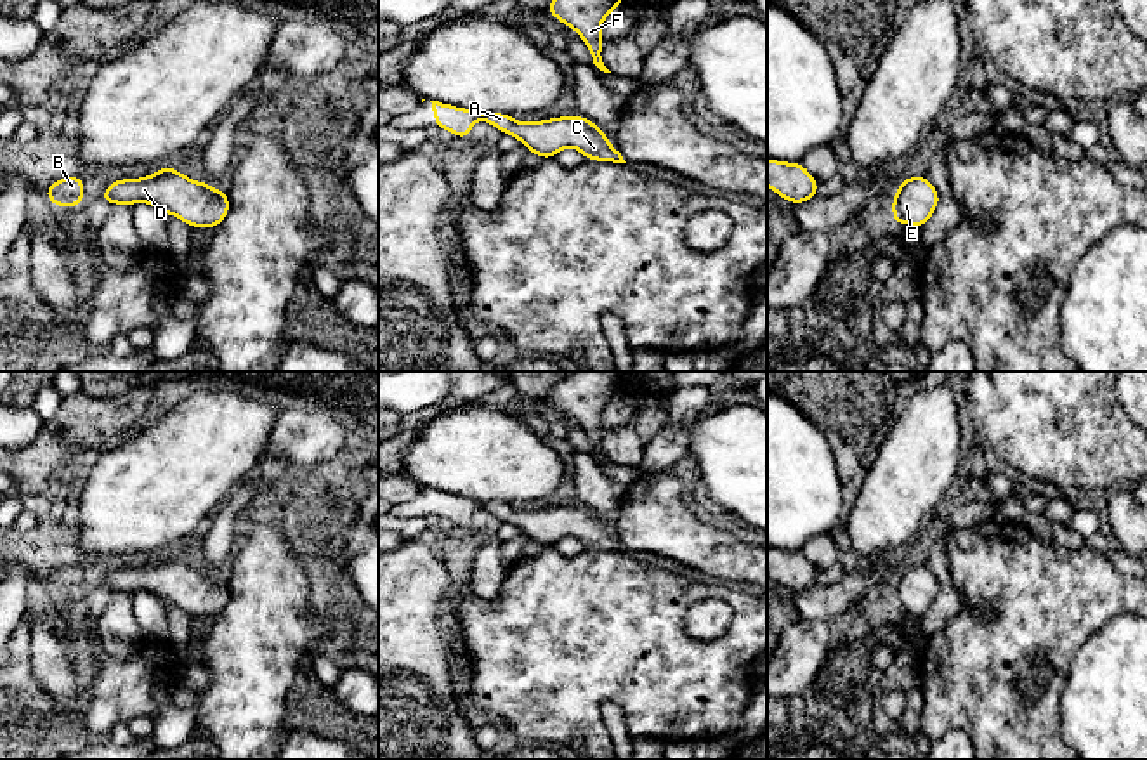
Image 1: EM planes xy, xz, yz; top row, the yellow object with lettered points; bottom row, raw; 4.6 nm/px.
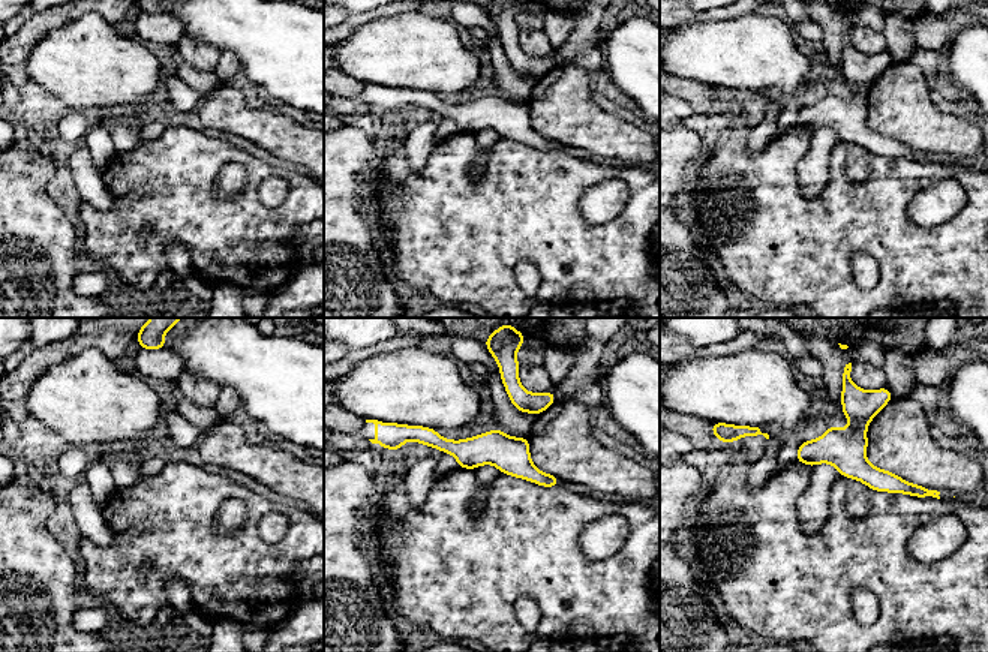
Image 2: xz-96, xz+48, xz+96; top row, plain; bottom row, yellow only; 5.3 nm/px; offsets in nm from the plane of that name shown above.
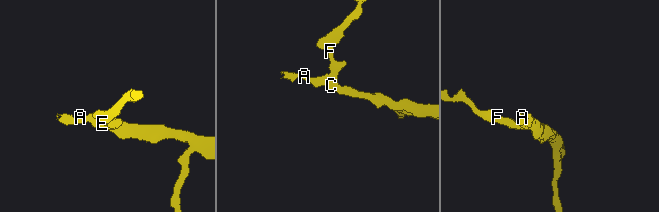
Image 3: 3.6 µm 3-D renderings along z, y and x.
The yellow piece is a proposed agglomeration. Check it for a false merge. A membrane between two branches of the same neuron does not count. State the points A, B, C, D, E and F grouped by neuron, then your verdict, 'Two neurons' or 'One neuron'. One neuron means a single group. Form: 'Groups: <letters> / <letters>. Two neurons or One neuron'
Groups: A B C D E F. One neuron

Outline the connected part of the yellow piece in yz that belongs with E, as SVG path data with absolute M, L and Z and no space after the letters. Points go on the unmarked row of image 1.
M927 566L904 567L892 588L892 611L923 616L939 593L939 581Z

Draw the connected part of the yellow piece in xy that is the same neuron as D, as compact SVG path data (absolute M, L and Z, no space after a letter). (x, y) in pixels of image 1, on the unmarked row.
M161 555L156 562L139 567L121 567L106 574L99 586L109 593L147 592L167 604L175 604L191 616L217 616L231 592L226 580L206 571L191 569L175 557Z

